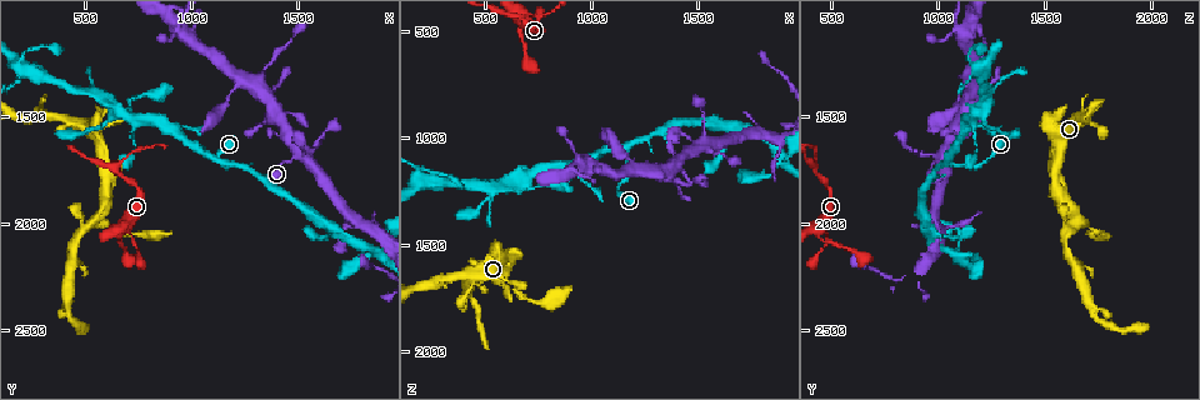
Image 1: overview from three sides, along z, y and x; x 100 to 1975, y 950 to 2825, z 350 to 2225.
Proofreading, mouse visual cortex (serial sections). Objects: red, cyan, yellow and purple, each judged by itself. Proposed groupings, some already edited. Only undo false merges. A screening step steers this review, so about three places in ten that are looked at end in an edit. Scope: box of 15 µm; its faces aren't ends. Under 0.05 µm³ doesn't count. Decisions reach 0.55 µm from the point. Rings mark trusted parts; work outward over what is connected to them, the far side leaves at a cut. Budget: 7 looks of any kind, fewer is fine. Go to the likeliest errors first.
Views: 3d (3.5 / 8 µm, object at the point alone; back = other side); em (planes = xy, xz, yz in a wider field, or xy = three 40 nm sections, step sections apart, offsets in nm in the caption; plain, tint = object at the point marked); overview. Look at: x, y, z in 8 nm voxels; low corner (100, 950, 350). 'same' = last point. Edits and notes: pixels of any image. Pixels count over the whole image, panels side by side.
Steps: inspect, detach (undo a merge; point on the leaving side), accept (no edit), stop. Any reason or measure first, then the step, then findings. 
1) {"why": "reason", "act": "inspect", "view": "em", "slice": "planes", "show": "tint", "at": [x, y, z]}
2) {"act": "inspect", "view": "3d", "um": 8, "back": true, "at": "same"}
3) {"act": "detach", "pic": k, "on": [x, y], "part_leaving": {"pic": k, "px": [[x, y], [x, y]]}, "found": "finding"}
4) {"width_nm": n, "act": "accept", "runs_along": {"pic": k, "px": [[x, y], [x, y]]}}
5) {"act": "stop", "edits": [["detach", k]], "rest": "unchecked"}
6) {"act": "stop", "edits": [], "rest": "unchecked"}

{"why": "a narrow waist", "act": "inspect", "view": "3d", "um": 3.5, "at": [480, 1990, 1600]}

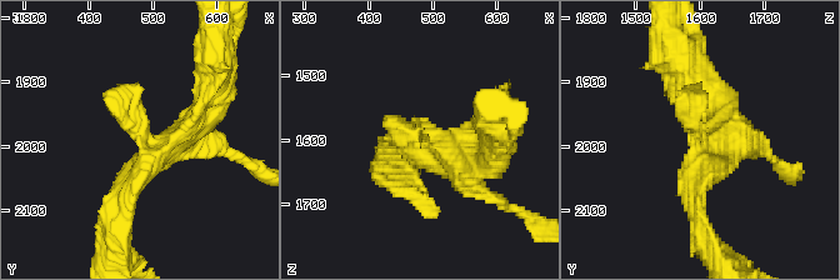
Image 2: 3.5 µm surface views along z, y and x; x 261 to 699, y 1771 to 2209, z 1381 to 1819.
{"act": "inspect", "view": "em", "slice": "xy", "step": 3, "show": "tint", "at": [475, 1980, 1595]}

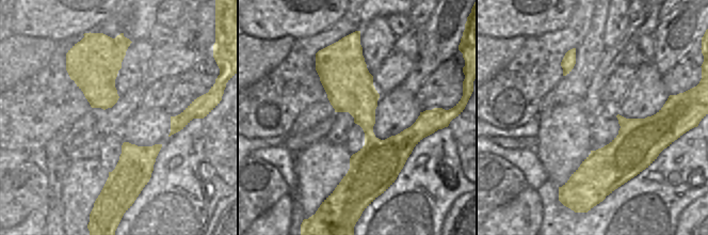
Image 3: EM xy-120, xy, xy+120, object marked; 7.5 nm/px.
{"act": "inspect", "view": "em", "slice": "xy", "step": 1, "show": "tint", "at": "same"}

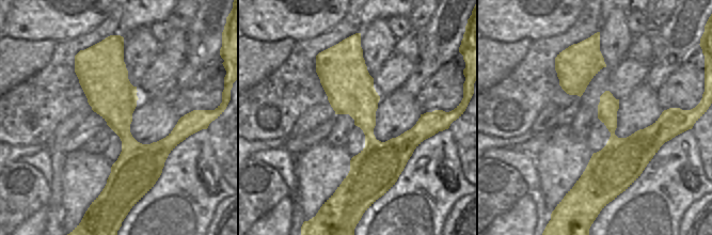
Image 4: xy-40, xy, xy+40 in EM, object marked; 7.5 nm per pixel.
{"act": "accept", "runs_along": {"pic": 4, "px": [[349, 48], [349, 89], [369, 136], [366, 189]]}, "found": "one cell here"}

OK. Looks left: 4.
{"act": "inspect", "view": "3d", "um": 8, "at": [1160, 1710, 1050]}

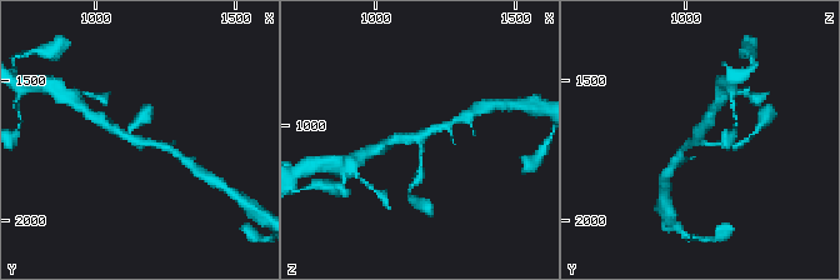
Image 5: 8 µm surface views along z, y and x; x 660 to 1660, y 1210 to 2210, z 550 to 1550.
{"act": "inspect", "view": "3d", "um": 3.5, "at": [1150, 1710, 1050]}

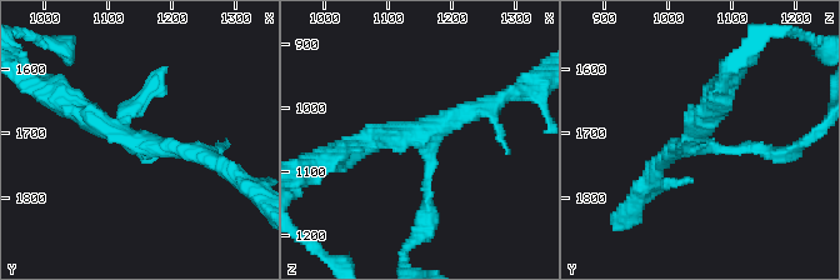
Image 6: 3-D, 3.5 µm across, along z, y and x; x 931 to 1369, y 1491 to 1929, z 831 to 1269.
{"arms": 3, "arm_widths_nm": [150, 250, 250], "why": "now the EM", "act": "inspect", "view": "em", "slice": "planes", "show": "tint", "at": [1155, 1715, 1055]}

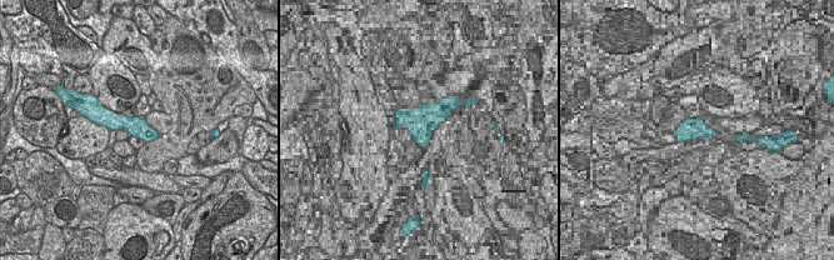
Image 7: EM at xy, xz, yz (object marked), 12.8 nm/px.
{"width_nm": 260, "act": "accept", "runs_along": {"pic": 7, "px": [[100, 121], [123, 121], [154, 134]]}, "found": "one cell here"}

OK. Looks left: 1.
{"act": "stop", "edits": [], "rest": "unchecked"}

